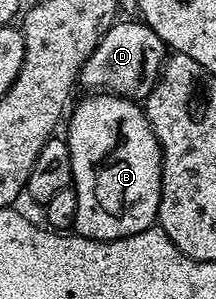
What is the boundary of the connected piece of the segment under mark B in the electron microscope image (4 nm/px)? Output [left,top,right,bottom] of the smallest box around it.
[65,92,162,242]

